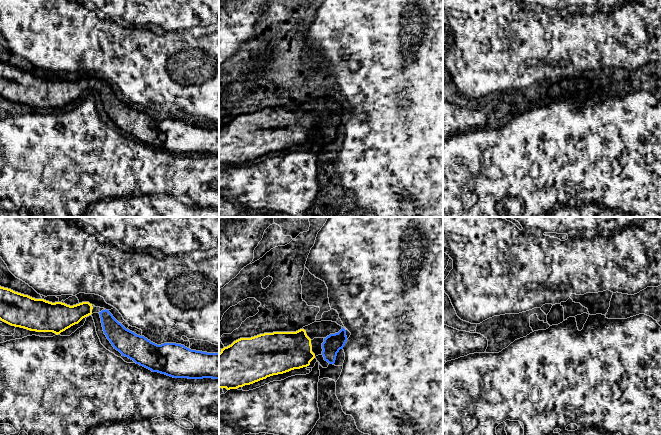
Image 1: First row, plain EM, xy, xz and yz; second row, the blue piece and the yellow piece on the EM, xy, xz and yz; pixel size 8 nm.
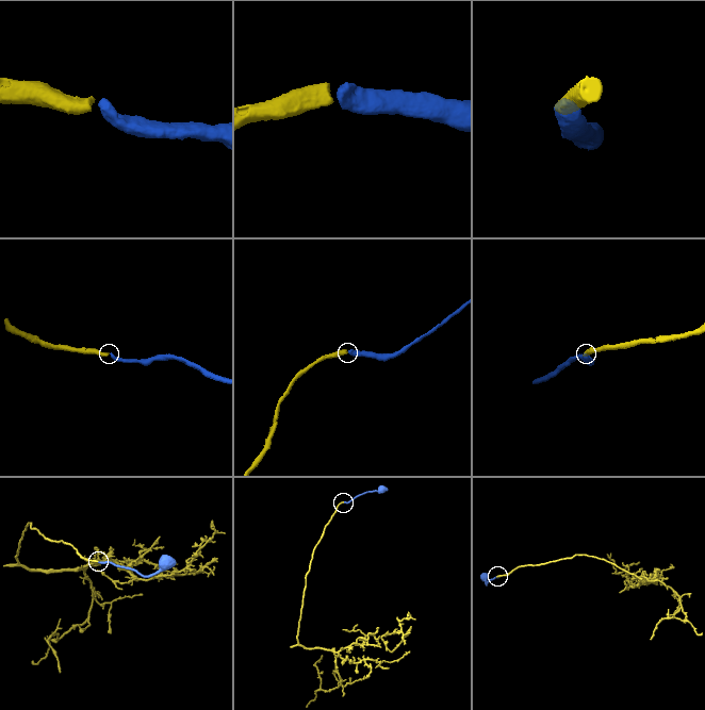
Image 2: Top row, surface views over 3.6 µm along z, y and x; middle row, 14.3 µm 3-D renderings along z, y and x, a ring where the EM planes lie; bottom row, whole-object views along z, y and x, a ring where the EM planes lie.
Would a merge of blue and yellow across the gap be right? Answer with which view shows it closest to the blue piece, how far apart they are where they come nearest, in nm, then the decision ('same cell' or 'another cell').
view xy; gap 60 nm; same cell

